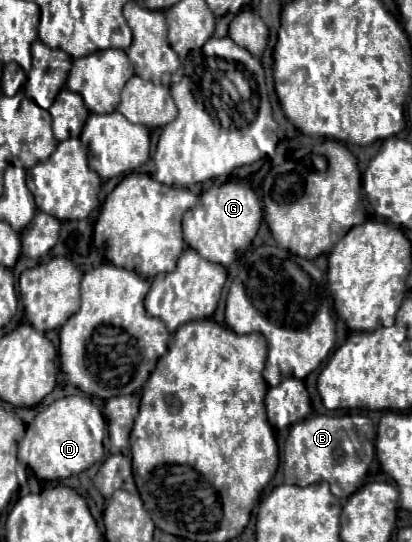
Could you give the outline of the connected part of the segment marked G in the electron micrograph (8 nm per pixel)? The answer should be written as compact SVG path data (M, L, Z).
M226 181L200 195L194 209L184 213L182 229L188 247L198 251L204 259L230 267L240 253L244 253L258 233L262 221L262 201L254 189L242 181Z

